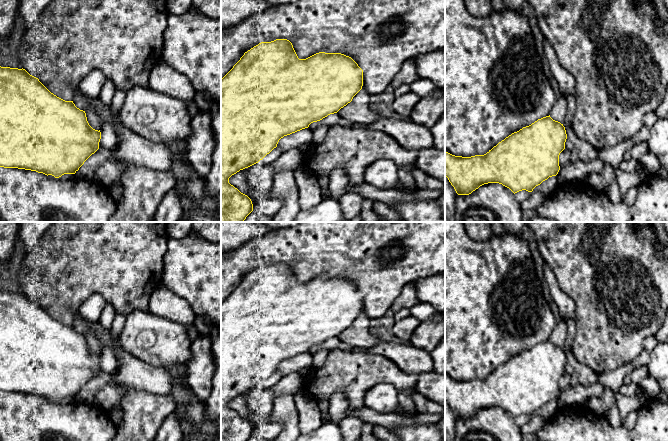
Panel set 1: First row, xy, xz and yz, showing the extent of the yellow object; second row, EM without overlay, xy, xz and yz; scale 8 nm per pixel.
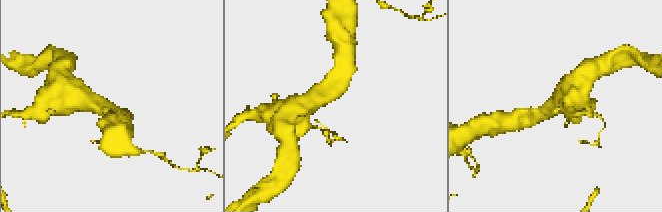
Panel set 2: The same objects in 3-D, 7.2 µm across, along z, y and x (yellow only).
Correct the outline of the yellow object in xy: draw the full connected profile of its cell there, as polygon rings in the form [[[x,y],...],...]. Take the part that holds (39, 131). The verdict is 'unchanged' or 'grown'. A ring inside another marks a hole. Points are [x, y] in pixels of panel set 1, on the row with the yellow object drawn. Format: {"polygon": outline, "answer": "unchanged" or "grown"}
{"polygon": [[[0,66],[0,167],[18,168],[36,171],[45,175],[59,178],[64,174],[75,174],[84,162],[99,149],[101,139],[100,130],[93,129],[86,117],[86,113],[75,106],[73,101],[65,101],[51,93],[38,78],[30,75],[25,69]]], "answer": "unchanged"}

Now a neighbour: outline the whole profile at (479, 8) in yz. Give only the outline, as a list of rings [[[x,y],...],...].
[[[463,0],[467,11],[475,17],[489,16],[492,11],[491,0]]]

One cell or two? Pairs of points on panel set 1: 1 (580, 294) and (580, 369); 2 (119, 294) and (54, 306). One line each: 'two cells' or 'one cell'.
1: two cells
2: one cell

